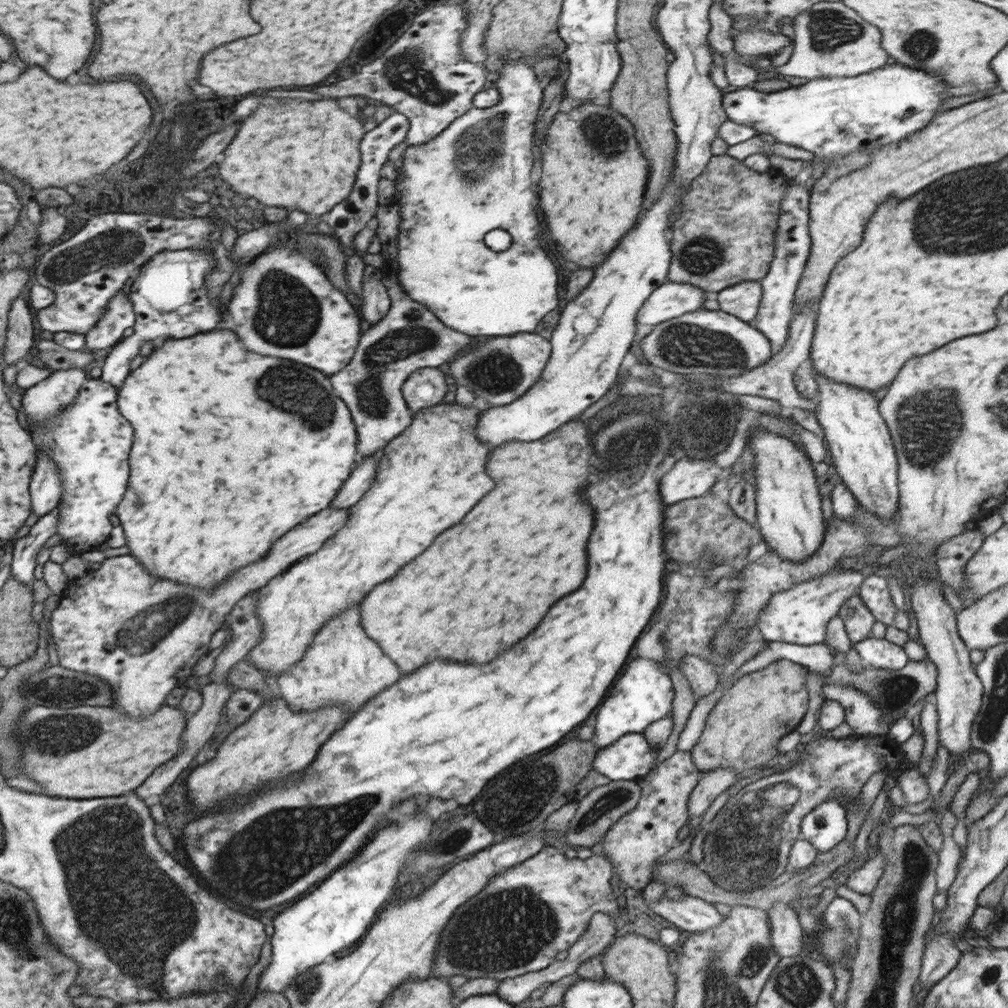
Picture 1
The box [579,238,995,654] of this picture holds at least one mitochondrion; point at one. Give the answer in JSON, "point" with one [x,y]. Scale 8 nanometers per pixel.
{"point":[929,424]}

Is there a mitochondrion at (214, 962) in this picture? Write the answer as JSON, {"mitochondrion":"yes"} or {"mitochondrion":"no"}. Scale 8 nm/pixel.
{"mitochondrion":"no"}

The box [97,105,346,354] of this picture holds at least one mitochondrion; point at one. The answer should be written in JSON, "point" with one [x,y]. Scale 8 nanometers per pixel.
{"point":[287,314]}

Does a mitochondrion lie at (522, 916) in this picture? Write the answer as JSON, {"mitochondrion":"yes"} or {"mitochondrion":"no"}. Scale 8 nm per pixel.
{"mitochondrion":"yes"}

